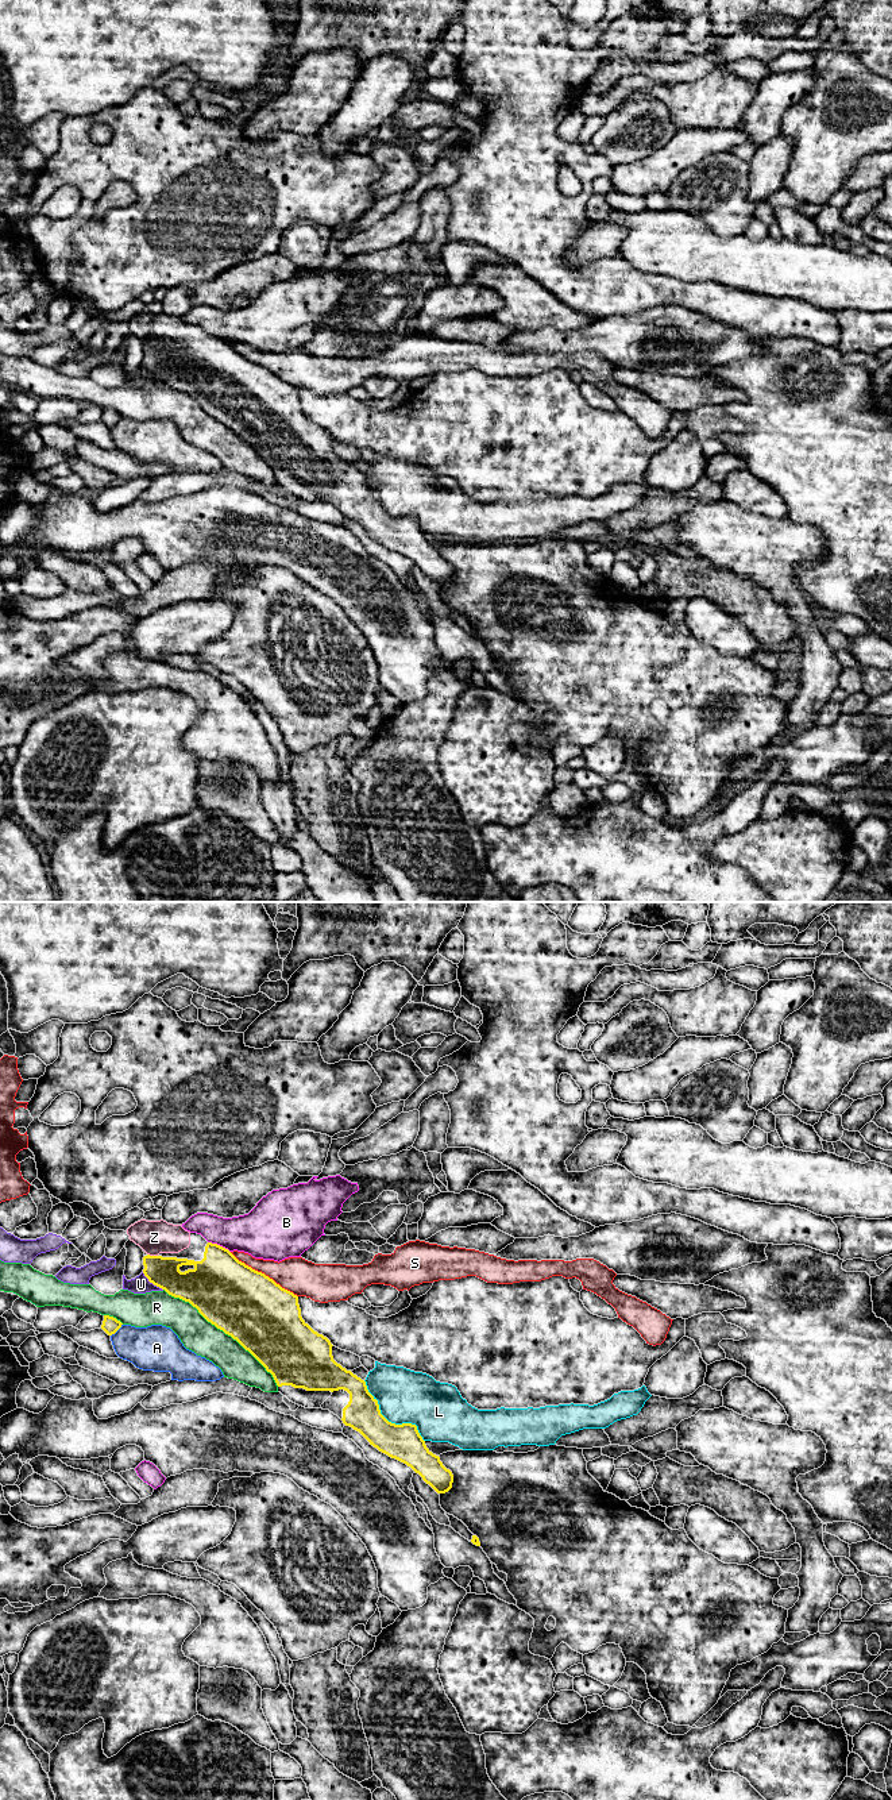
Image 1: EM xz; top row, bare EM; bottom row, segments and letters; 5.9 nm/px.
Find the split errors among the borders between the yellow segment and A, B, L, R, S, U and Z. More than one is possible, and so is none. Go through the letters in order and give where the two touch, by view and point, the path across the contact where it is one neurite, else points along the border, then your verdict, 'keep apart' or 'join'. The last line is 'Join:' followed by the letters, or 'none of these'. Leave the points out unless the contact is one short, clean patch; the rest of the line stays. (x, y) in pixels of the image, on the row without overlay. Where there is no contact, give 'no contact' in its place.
A: meets yellow in xz at (116, 423); keep apart
B: meets yellow in xz at (219, 338); keep apart
L: meets yellow in xz at (390, 515); keep apart
R: meets yellow in xz at (223, 423); keep apart
S: meets yellow in xz at (263, 366); keep apart
U: meets yellow in xz at (151, 374); keep apart
Z: meets yellow in xz at (153, 349); runs through xz (163, 365), (153, 349), (154, 330); join
Join: Z

